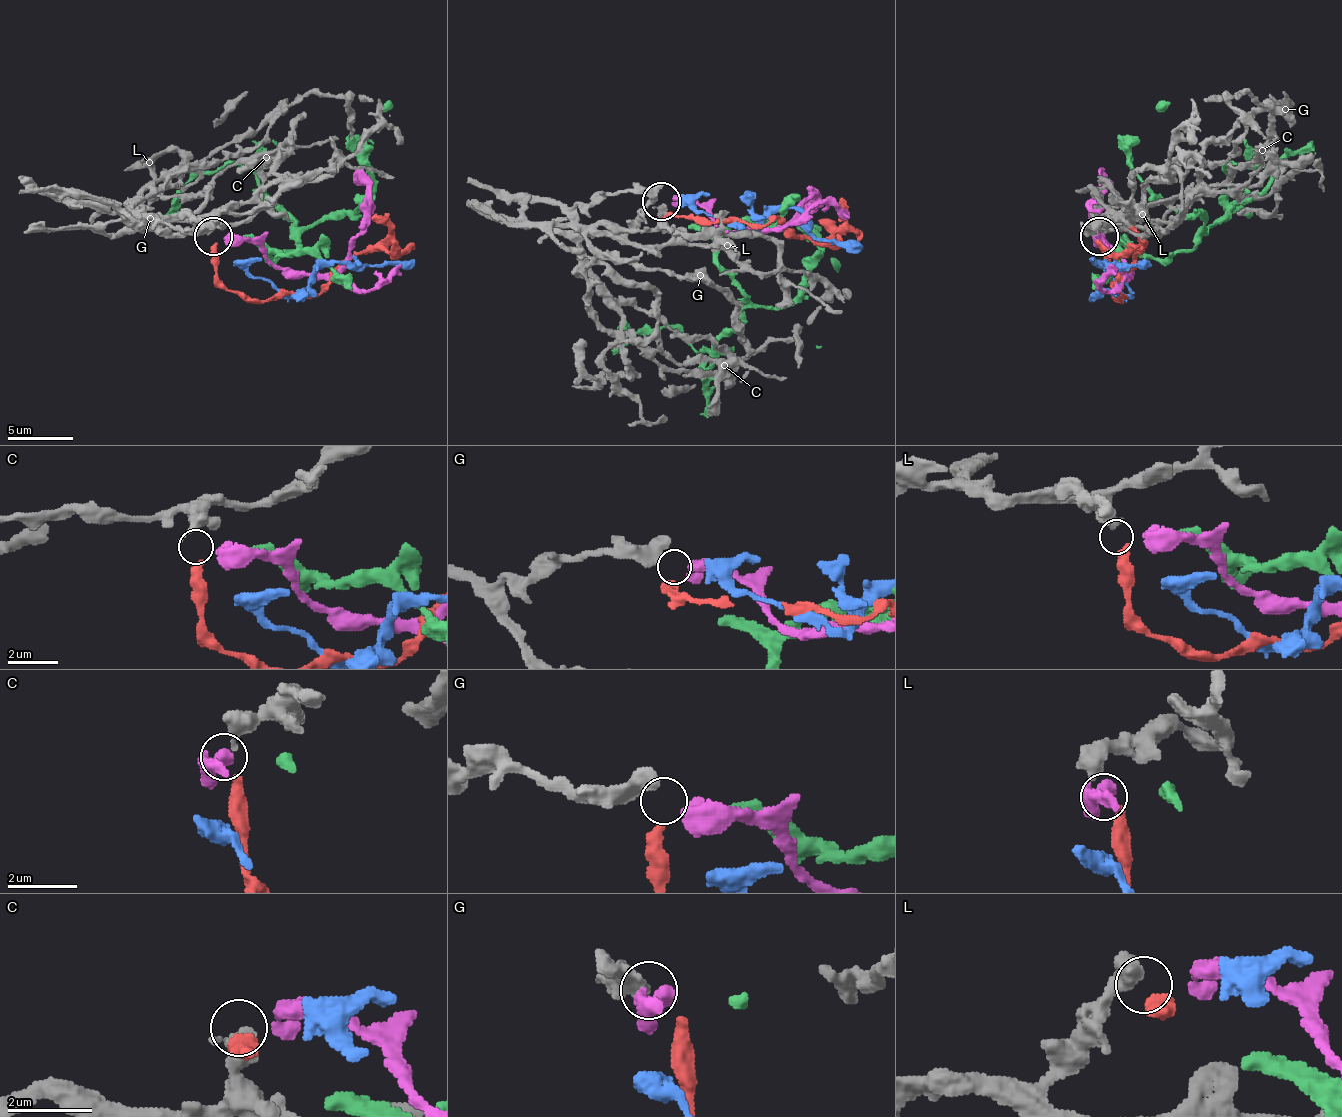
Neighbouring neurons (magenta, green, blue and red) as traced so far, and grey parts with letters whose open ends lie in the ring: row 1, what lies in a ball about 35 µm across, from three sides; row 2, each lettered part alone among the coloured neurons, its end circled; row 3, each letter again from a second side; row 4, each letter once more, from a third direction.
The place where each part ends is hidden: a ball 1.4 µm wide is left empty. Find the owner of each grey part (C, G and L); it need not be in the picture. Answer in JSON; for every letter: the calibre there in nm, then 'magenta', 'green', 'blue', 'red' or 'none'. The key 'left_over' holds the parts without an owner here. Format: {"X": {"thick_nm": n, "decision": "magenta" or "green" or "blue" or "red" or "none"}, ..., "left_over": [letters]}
{"C": {"thick_nm": 400, "decision": "red"}, "G": {"thick_nm": 360, "decision": "magenta"}, "L": {"thick_nm": 480, "decision": "none"}, "left_over": ["L"]}

